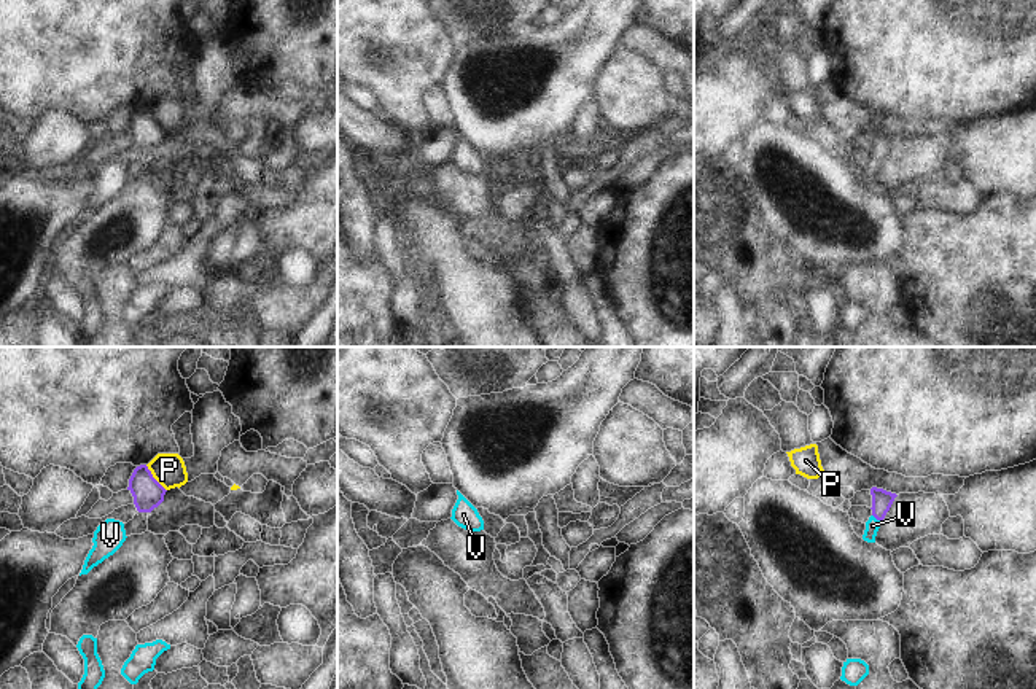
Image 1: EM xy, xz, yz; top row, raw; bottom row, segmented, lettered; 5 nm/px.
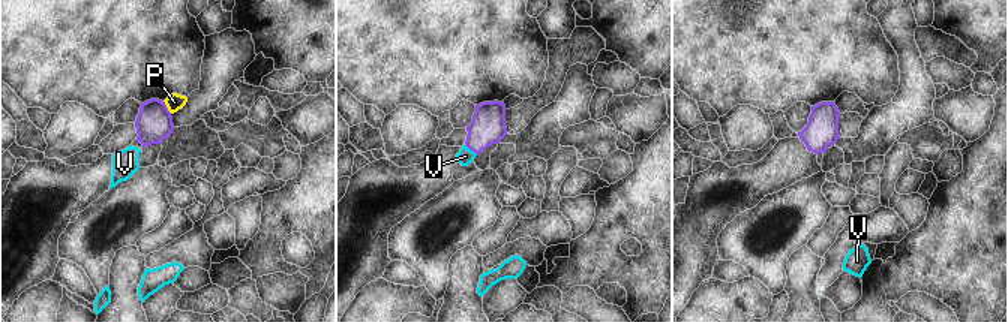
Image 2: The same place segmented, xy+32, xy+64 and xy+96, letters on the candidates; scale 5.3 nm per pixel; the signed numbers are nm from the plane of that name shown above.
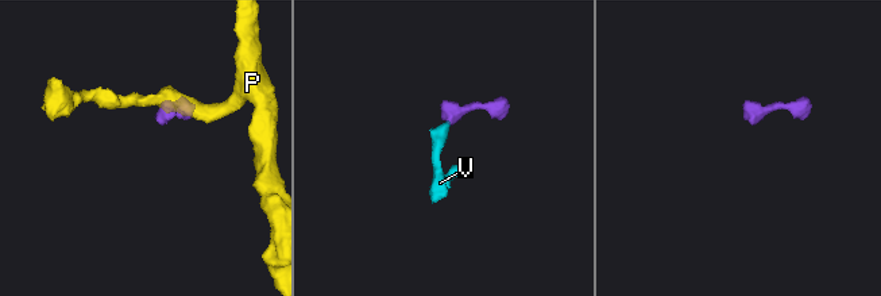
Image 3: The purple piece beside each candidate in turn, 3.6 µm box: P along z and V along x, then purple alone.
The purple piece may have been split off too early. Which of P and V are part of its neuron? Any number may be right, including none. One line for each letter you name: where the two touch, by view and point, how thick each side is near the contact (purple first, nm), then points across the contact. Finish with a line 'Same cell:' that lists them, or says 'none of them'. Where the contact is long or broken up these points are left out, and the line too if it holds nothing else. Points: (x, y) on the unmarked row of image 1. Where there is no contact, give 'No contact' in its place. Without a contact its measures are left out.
V: Touches purple at yz (877, 163). Thickness 110 nm (purple) against 70 nm. Path across: yz (882, 144), (877, 163), (872, 169)
Same cell: V.

